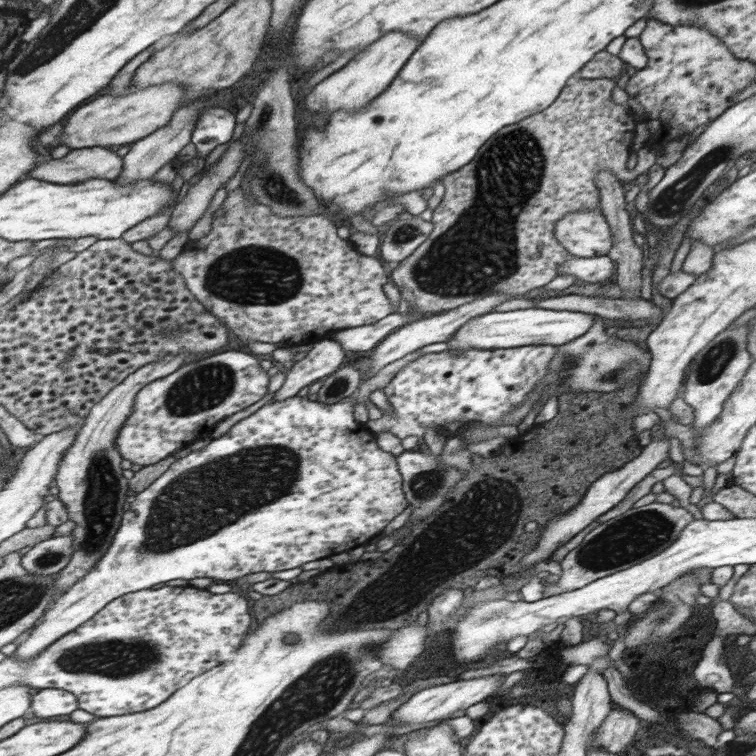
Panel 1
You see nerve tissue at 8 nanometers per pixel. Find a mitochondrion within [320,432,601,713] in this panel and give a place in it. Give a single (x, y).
(422, 485)

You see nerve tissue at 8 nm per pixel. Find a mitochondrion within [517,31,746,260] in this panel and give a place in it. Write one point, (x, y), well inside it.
(671, 202)

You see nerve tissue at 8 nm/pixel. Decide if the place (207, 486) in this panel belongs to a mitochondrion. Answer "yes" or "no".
yes

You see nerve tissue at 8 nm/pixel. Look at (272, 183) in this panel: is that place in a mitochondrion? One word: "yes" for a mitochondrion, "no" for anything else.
yes

